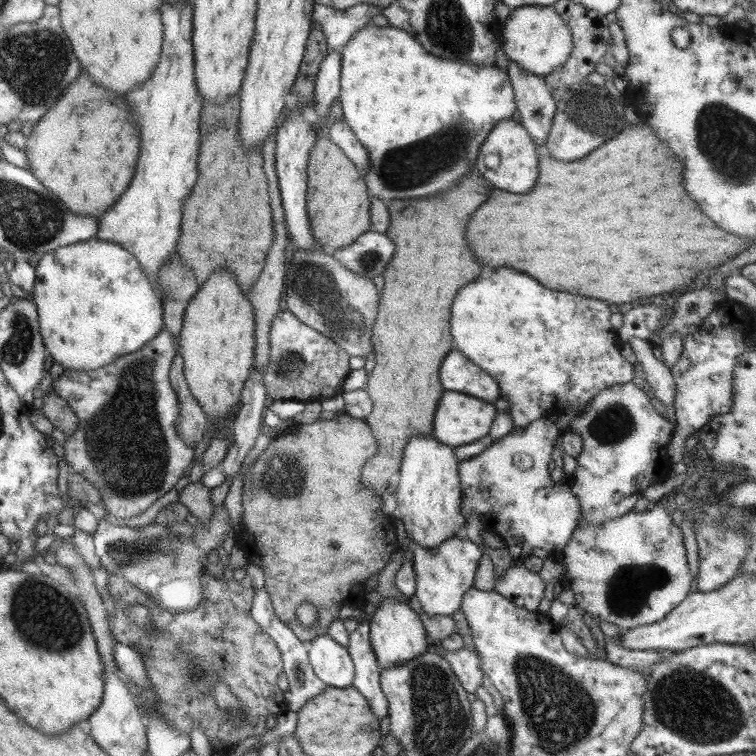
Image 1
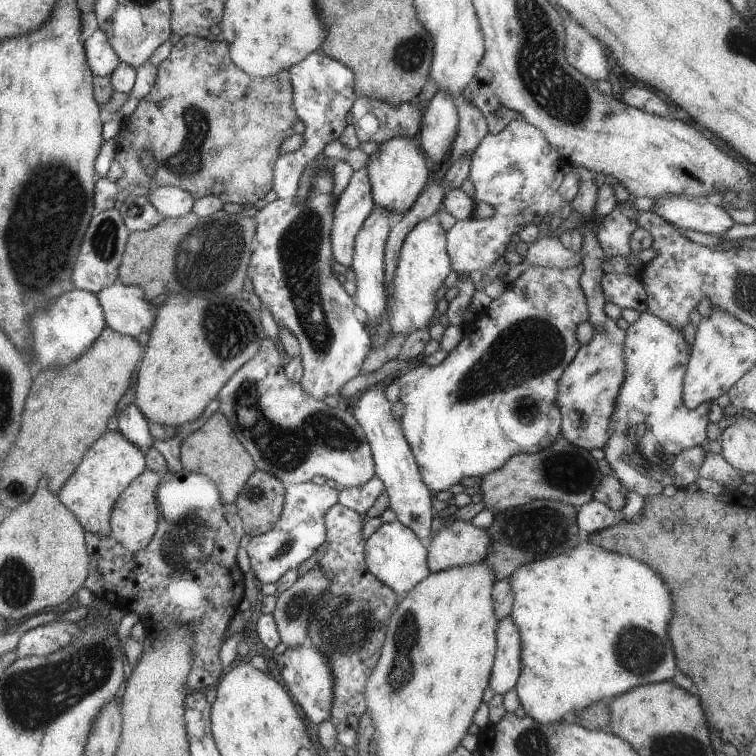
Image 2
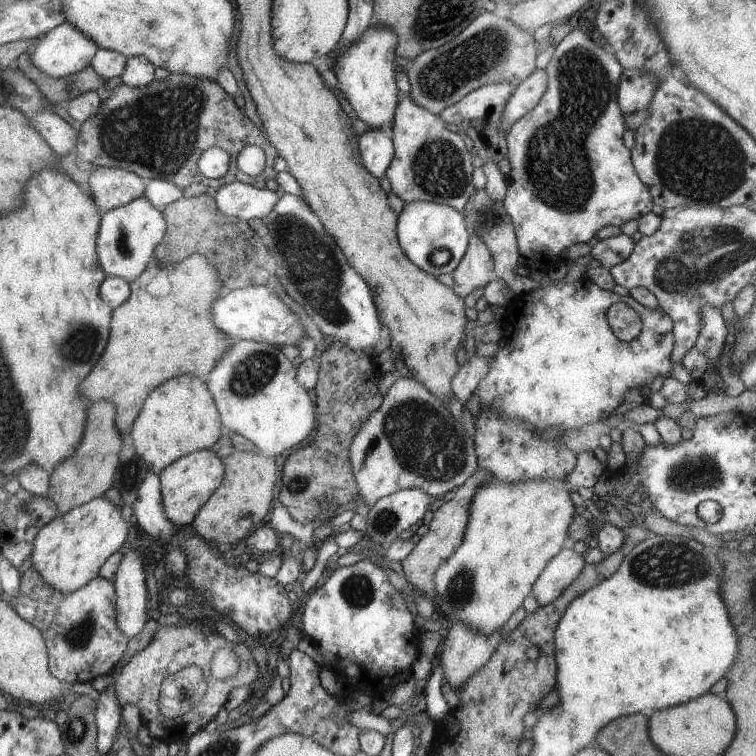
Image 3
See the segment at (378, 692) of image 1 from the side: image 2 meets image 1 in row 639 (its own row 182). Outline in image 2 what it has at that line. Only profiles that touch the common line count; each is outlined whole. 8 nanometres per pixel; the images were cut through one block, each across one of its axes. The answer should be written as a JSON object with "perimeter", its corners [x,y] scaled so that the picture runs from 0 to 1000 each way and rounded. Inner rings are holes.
{"perimeter":[[[487,224],[467,226],[460,246],[448,255],[442,279],[437,323],[444,347],[464,352],[471,310],[496,274]]]}

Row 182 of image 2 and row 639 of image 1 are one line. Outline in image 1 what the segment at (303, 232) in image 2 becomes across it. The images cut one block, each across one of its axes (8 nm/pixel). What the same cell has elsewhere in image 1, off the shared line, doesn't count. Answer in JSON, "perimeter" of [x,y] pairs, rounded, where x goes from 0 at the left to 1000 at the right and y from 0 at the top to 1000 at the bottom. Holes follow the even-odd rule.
{"perimeter":[[[437,840],[411,847],[409,873],[418,896],[442,910],[460,910],[470,897],[470,878],[456,854]]]}

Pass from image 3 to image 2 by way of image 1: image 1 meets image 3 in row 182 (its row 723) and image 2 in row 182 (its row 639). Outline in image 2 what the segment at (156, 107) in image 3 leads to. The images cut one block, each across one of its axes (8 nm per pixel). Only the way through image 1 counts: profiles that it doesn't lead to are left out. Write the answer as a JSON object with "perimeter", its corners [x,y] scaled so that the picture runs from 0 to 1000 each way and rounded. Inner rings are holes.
{"perimeter":[[[246,46],[230,58],[225,74],[209,85],[205,108],[206,119],[204,119],[201,124],[194,124],[190,130],[187,130],[177,148],[161,160],[160,176],[163,183],[153,190],[155,200],[152,204],[152,213],[159,217],[161,225],[164,225],[161,235],[156,235],[156,238],[152,239],[159,251],[167,249],[175,250],[181,246],[190,246],[196,250],[226,246],[251,254],[254,262],[258,263],[283,258],[290,259],[296,269],[311,267],[324,271],[336,271],[344,262],[349,262],[349,259],[360,251],[362,217],[365,217],[365,212],[368,212],[370,193],[373,193],[373,188],[376,188],[378,183],[389,177],[386,167],[389,167],[389,161],[396,159],[396,153],[388,139],[382,94],[366,95],[364,99],[352,102],[331,101],[331,98],[325,98],[323,93],[317,93],[317,90],[307,82],[302,57],[298,53],[292,56],[275,54],[274,52],[262,50],[262,48]],[[190,200],[197,200],[206,214],[205,228],[200,233],[193,229],[185,214],[185,205]]]}

